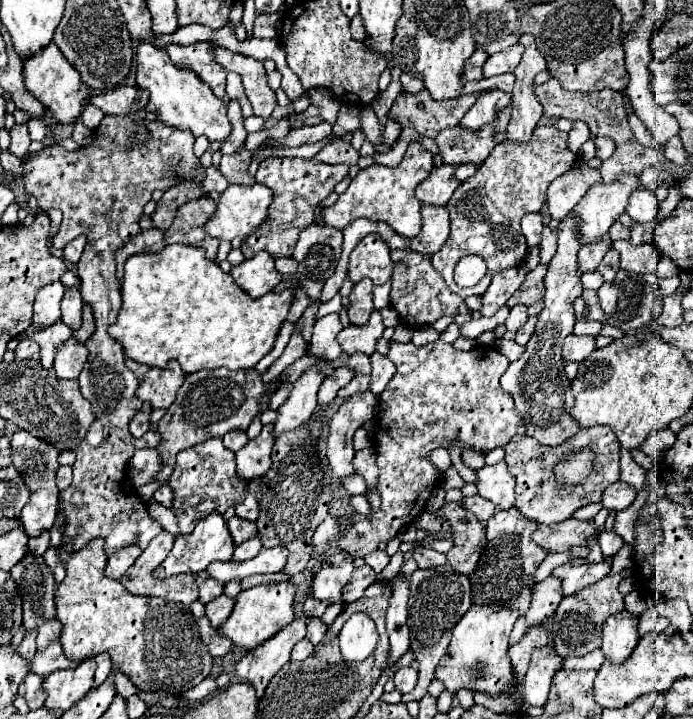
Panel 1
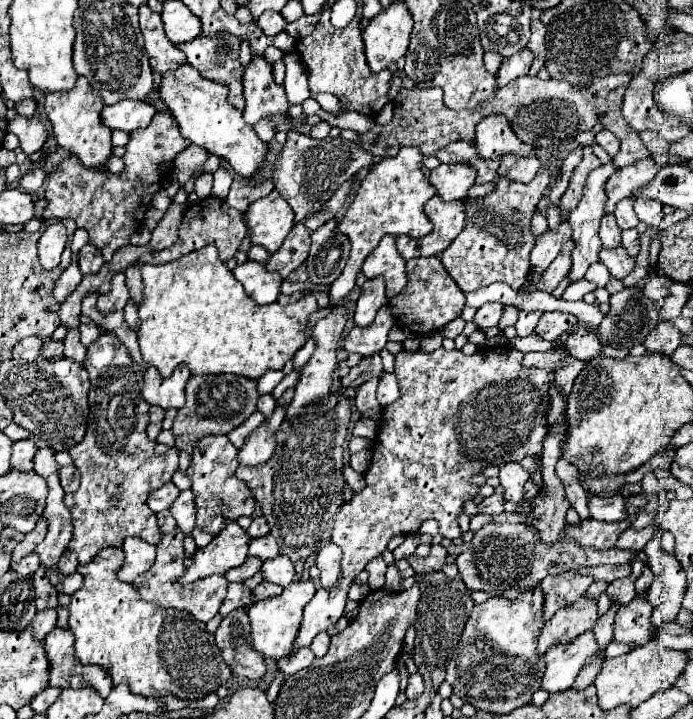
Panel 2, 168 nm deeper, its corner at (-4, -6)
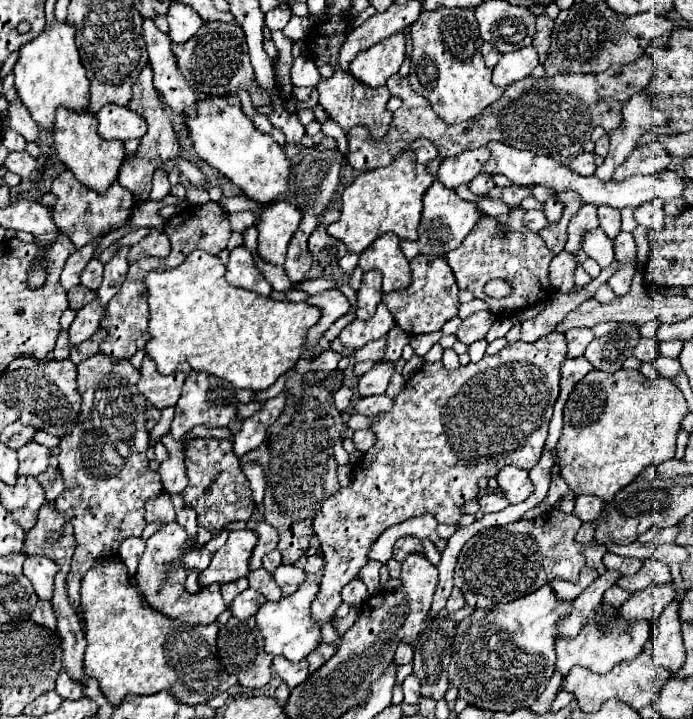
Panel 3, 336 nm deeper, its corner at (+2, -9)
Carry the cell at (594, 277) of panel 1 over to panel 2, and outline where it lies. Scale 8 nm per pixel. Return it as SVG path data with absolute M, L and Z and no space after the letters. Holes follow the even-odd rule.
M597 261L597 263L593 263L593 265L587 269L585 279L591 281L591 283L595 283L597 287L605 287L605 283L607 283L607 279L609 279L609 271L607 271L607 267L605 267L603 263Z

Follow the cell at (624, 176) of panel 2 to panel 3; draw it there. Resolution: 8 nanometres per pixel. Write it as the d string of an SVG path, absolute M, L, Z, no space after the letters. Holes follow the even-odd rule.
M649 142L645 146L637 146L629 158L615 170L613 180L625 180L627 176L635 174L659 174L667 170L671 164L669 152L663 148L661 142Z

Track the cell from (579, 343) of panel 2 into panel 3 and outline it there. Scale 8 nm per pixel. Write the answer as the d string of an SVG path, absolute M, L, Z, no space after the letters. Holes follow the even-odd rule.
M573 328L573 330L567 330L565 332L565 340L567 340L567 356L569 358L579 358L583 356L587 344L593 340L593 330L587 330L587 328Z

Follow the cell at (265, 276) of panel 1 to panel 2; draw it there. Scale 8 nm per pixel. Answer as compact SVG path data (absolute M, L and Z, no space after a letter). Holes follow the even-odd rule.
M245 261L243 265L237 265L233 269L235 279L245 287L247 295L257 303L257 305L269 305L275 303L279 293L281 293L281 283L283 277L279 273L267 271L261 263L257 261Z

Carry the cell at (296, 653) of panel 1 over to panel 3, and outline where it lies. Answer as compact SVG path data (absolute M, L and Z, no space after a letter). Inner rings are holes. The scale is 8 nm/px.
M277 656L273 660L273 668L275 672L283 678L283 682L289 686L289 688L295 688L301 684L303 678L307 678L307 660L301 660L297 664L289 662L285 656Z

